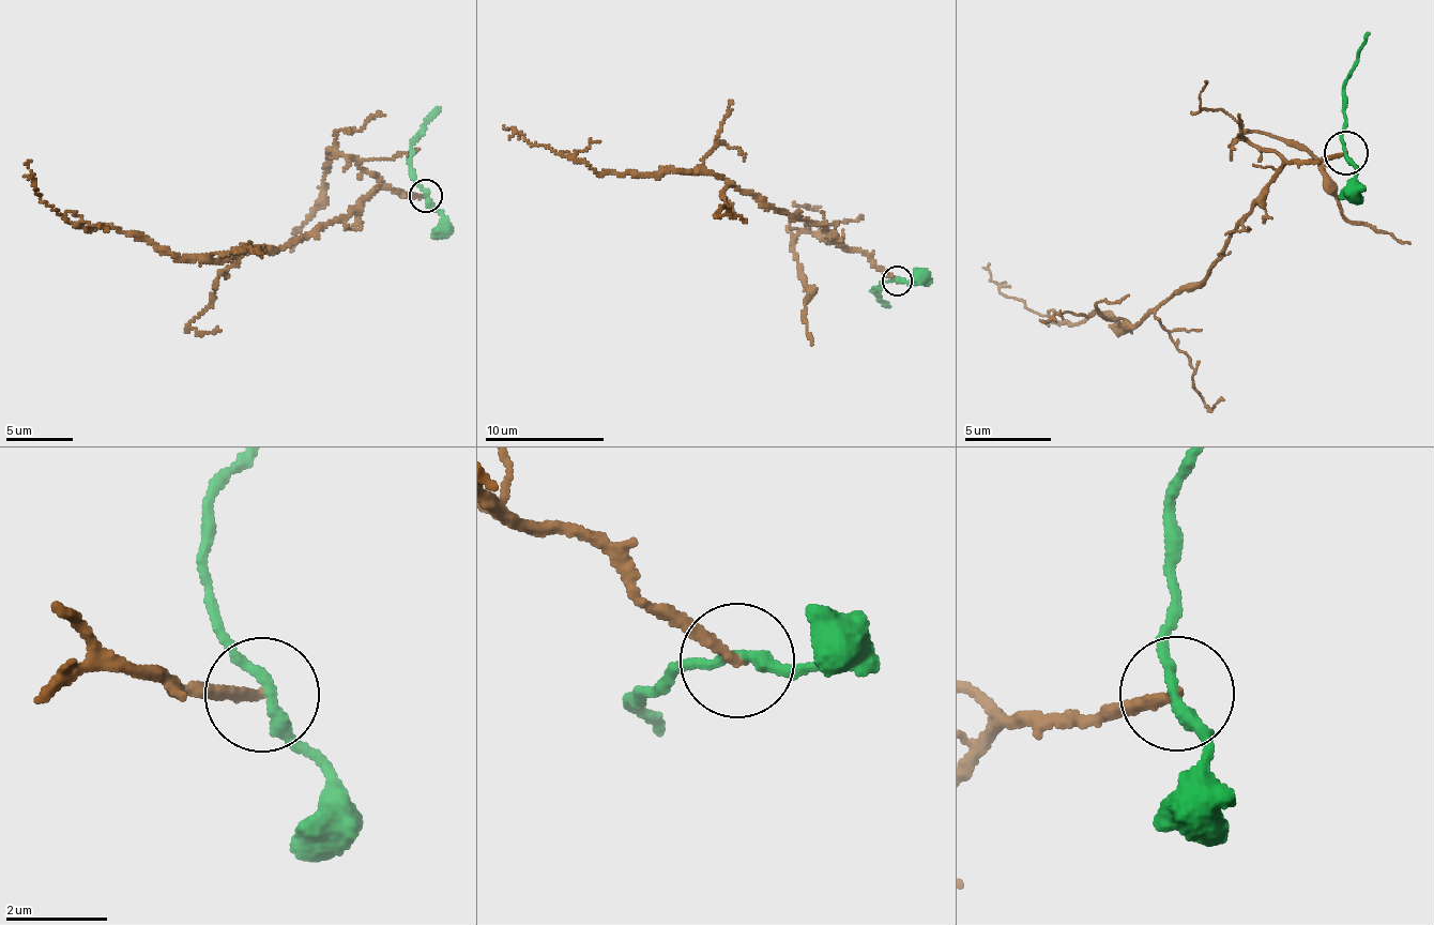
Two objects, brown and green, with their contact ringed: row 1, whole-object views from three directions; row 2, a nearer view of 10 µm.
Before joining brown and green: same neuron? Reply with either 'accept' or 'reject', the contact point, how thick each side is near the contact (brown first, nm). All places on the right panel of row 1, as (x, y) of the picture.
reject; place (1345, 153); calibres 220 and 220 nm

